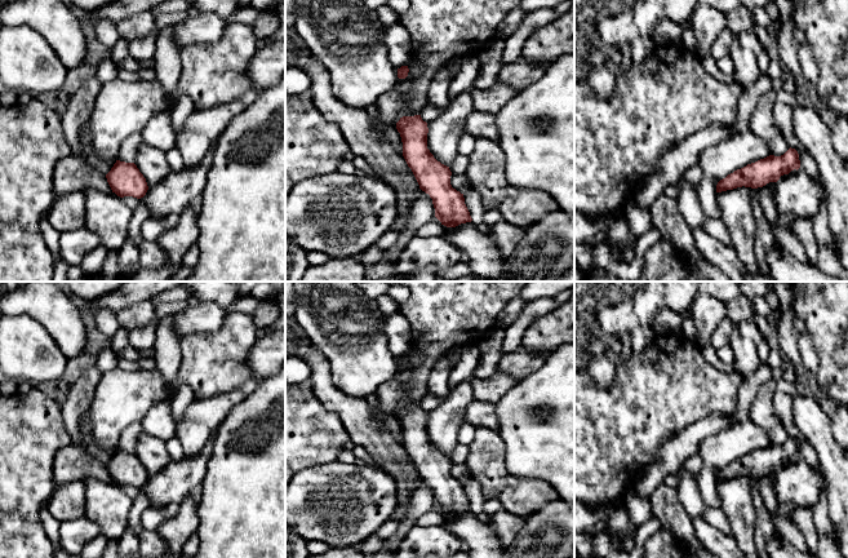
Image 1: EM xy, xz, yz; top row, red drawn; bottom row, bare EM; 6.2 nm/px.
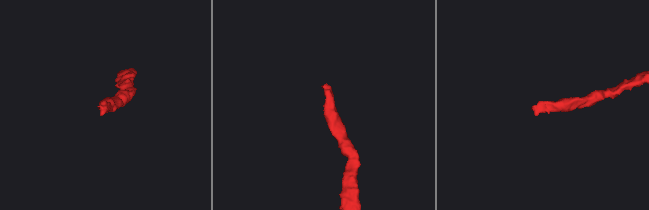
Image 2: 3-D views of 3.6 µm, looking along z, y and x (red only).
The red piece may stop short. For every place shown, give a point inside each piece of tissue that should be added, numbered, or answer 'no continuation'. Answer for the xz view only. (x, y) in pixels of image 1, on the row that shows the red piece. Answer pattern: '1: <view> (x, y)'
no continuation

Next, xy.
no continuation

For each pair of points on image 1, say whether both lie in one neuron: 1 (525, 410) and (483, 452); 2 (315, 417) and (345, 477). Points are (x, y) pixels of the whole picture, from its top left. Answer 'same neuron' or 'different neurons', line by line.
1: different neurons
2: different neurons

